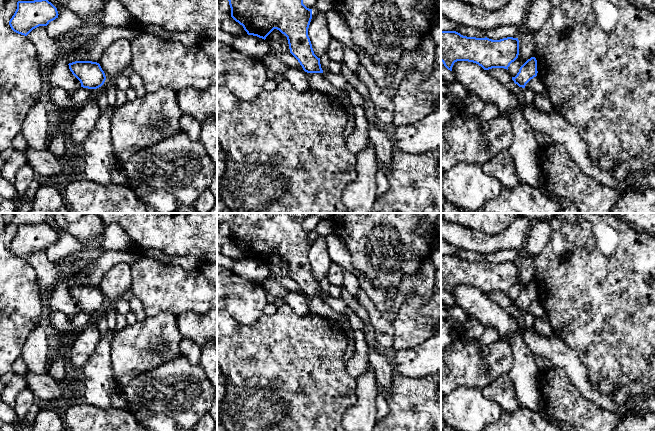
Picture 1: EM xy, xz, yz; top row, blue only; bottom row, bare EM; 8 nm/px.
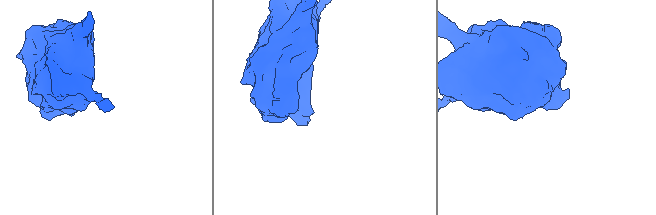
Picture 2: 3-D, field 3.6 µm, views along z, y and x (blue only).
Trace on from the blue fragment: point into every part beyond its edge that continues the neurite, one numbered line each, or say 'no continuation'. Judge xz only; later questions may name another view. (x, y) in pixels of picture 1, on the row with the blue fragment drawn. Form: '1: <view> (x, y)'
no continuation

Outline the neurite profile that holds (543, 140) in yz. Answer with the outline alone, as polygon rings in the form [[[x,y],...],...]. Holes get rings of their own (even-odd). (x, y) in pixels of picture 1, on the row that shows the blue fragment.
[[[534,132],[534,136],[541,149],[546,148],[547,146],[553,143],[553,140],[549,136],[542,134],[540,132]]]

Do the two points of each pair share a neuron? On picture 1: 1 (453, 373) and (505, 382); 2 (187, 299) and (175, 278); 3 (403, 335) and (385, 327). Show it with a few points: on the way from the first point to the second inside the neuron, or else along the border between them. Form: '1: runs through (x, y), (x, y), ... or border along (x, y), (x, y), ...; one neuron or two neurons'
1: border along (508, 373), (501, 374), (481, 389); two neurons
2: runs through (182, 294), (175, 287), (175, 283); one neuron
3: border along (391, 322), (393, 328), (393, 347); two neurons

